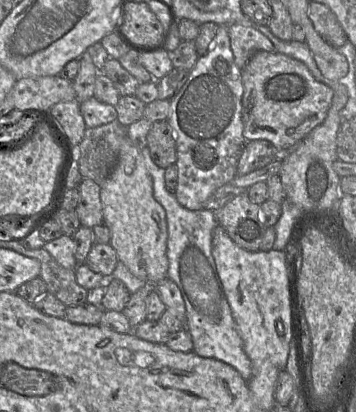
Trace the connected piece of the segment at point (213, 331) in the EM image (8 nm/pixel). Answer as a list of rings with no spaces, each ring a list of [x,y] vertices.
[[[147,146],[140,149],[153,181],[153,196],[162,205],[167,220],[168,277],[179,288],[186,308],[186,329],[193,341],[193,352],[203,358],[214,358],[235,368],[248,381],[252,365],[244,351],[243,341],[219,279],[212,255],[212,234],[218,225],[215,211],[191,211],[183,207],[165,186],[165,169],[157,166]]]

